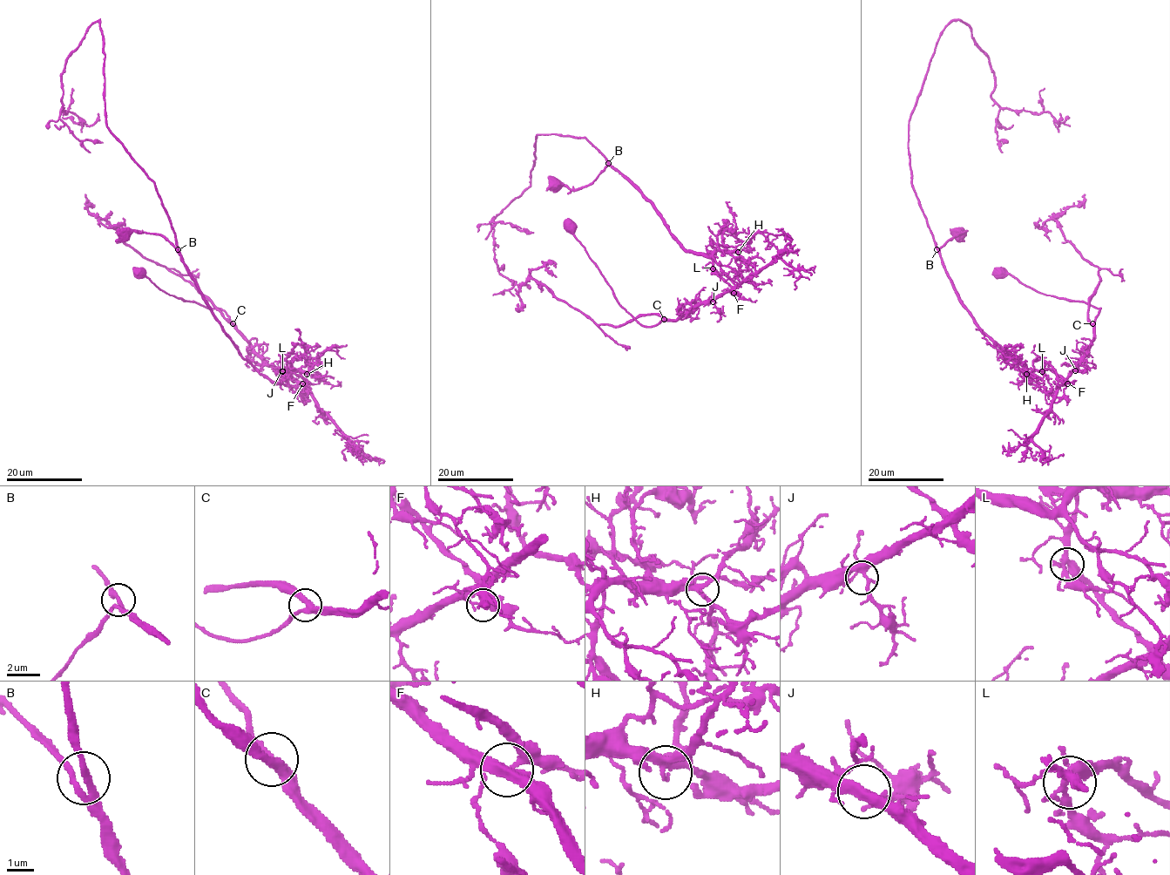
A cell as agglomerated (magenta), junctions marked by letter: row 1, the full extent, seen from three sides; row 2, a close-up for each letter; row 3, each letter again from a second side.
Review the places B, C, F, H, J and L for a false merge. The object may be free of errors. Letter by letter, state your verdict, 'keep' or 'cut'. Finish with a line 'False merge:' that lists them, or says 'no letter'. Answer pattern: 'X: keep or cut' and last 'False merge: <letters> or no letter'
B: keep
C: keep
F: cut
H: keep
J: keep
L: keep
False merge: F

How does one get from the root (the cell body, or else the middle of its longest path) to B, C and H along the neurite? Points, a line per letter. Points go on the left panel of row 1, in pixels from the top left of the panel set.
B: (124, 232), (129, 228), (160, 234), (178, 249)
C: (124, 232), (162, 235), (180, 256), (239, 353), (260, 373), (303, 396), (300, 383), (270, 366), (233, 323)
H: (124, 232), (160, 234), (175, 247), (223, 331), (260, 373), (273, 382), (283, 382), (294, 372), (307, 374)

